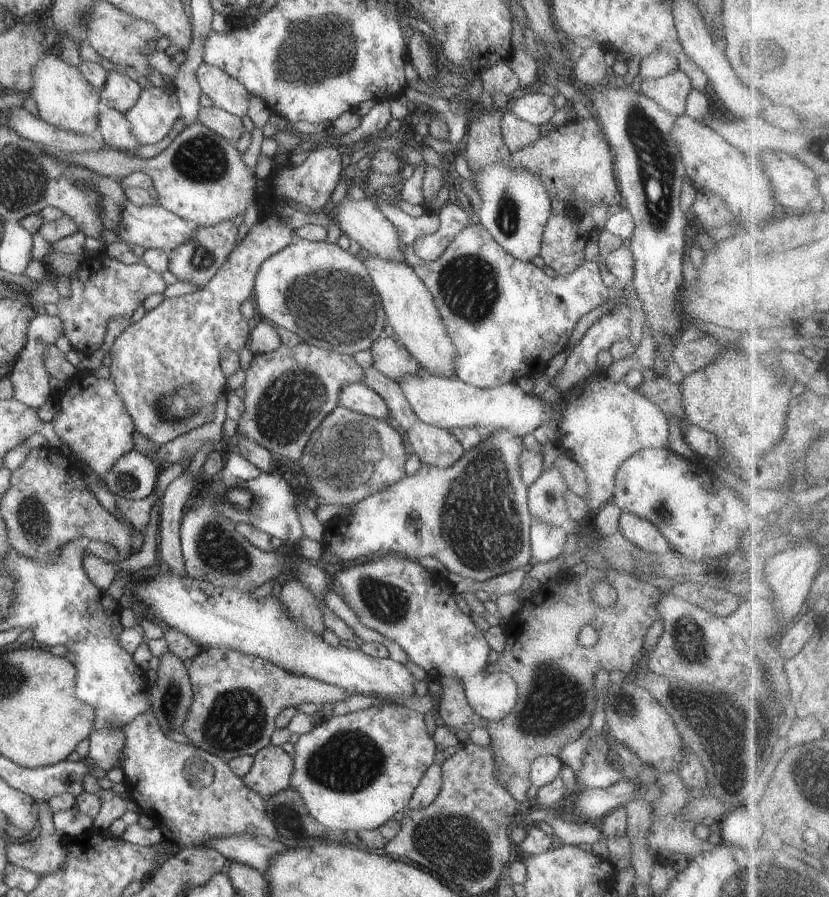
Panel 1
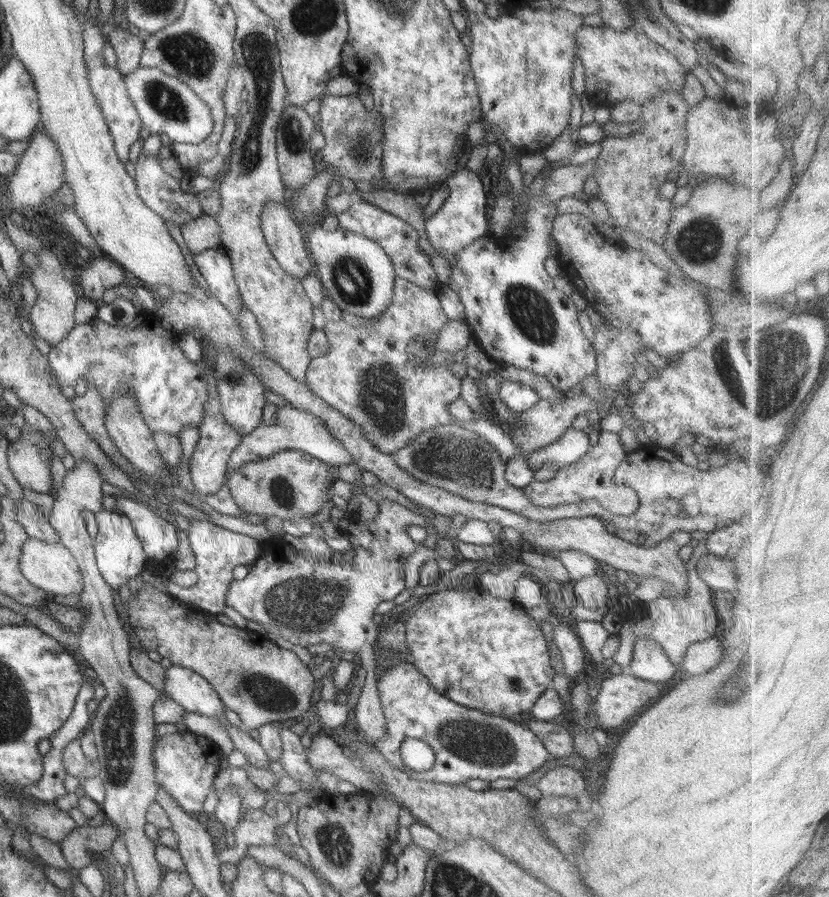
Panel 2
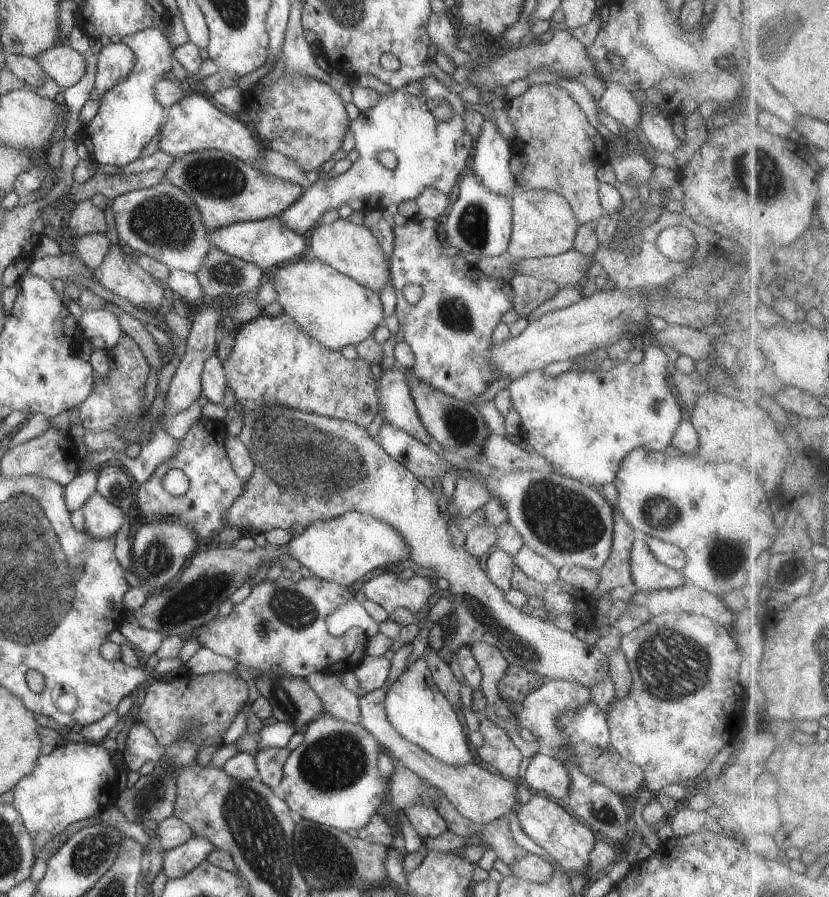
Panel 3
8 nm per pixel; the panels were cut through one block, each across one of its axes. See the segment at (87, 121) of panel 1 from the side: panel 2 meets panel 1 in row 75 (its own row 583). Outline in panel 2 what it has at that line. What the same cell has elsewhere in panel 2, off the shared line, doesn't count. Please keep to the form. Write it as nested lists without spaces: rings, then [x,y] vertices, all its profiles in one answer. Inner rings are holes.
[[[28,537],[22,545],[22,552],[19,560],[21,573],[34,586],[46,591],[51,597],[68,596],[74,593],[82,593],[82,574],[75,556],[63,544],[58,541],[48,543]]]

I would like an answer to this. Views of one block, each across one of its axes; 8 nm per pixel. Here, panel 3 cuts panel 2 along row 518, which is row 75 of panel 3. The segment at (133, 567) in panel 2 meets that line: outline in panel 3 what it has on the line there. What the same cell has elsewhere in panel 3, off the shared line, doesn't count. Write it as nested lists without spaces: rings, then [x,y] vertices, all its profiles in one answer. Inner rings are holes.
[[[110,43],[97,55],[97,73],[90,99],[100,100],[115,84],[126,80],[136,62],[134,51],[126,43]]]

